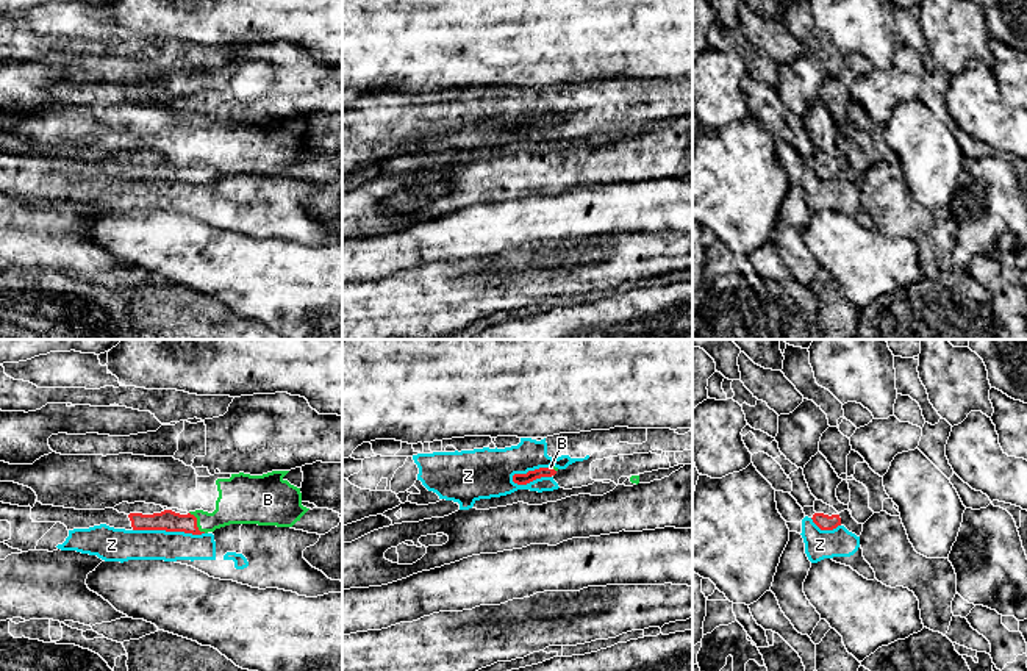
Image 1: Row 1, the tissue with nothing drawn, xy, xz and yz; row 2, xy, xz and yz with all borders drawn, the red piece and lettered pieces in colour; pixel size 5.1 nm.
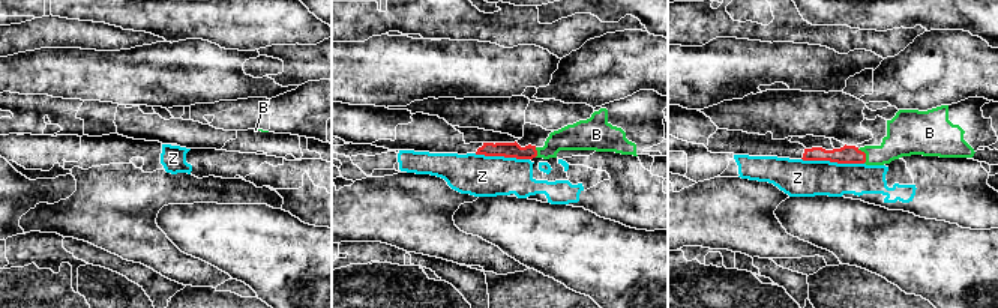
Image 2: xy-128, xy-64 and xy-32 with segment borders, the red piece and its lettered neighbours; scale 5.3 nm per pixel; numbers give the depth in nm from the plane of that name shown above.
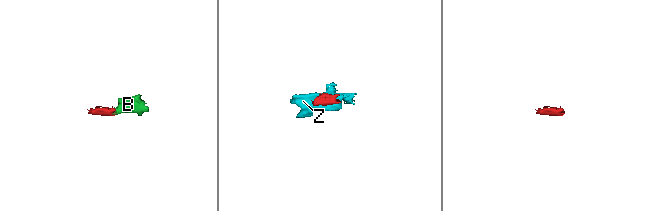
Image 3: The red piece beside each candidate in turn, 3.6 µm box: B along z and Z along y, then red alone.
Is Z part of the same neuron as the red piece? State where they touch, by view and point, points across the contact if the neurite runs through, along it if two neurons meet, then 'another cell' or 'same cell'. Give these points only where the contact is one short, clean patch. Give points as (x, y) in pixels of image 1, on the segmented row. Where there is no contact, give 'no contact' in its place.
contact xz (529, 471); border xz (549, 466), (516, 473), (511, 480); another cell

